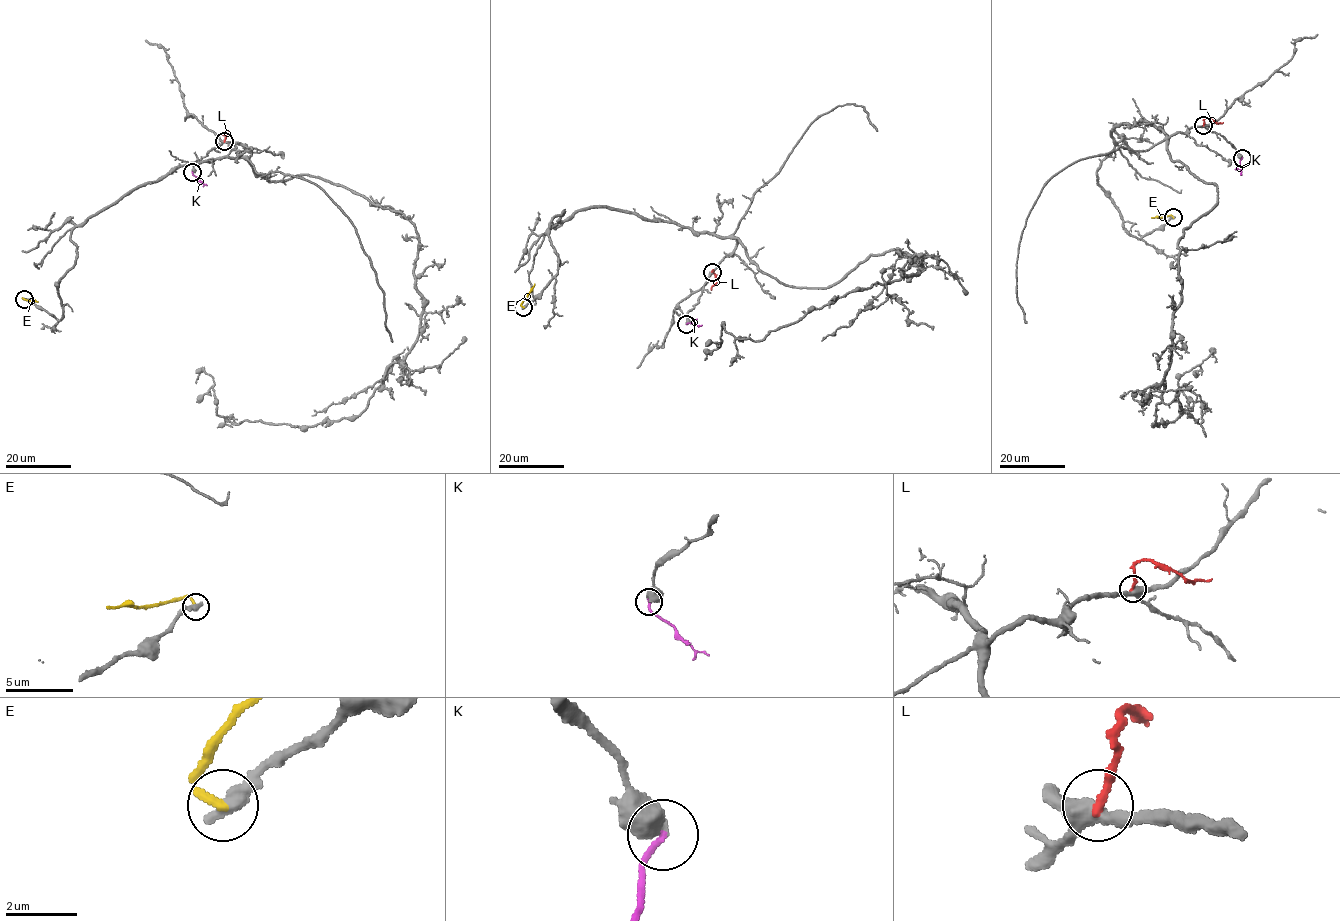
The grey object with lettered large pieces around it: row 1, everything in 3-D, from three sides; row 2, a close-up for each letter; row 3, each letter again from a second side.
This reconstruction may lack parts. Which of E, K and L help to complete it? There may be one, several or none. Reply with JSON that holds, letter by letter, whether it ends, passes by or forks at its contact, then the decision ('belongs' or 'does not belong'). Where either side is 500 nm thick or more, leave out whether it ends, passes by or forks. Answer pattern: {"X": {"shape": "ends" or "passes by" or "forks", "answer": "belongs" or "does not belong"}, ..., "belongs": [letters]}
{"E": {"shape": "ends", "answer": "does not belong"}, "K": {"shape": "ends", "answer": "belongs"}, "L": {"shape": "ends", "answer": "does not belong"}, "belongs": ["K"]}

